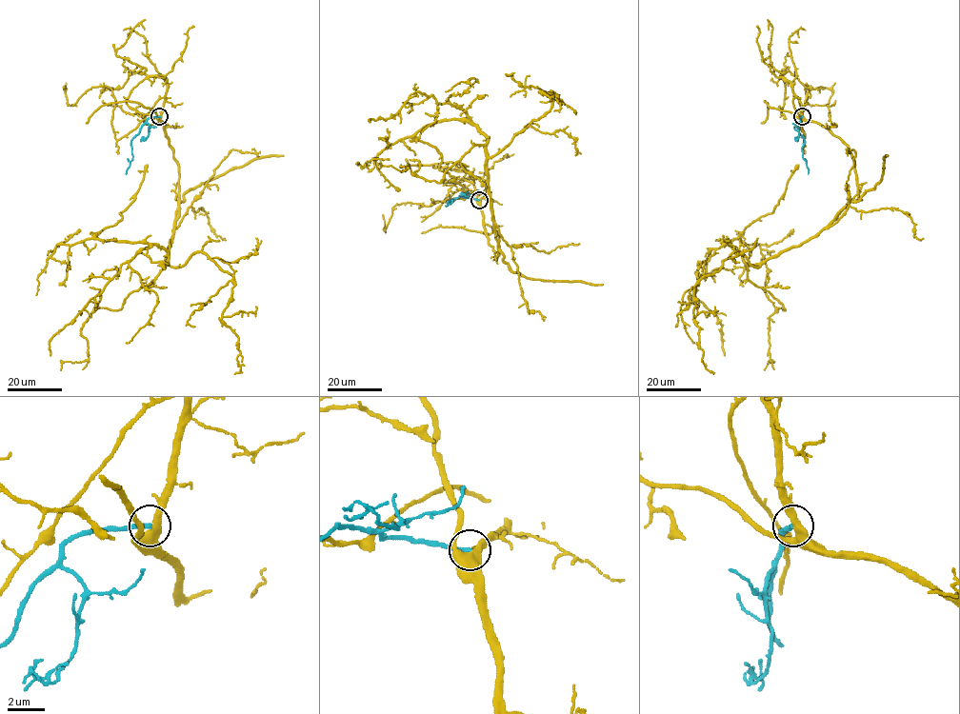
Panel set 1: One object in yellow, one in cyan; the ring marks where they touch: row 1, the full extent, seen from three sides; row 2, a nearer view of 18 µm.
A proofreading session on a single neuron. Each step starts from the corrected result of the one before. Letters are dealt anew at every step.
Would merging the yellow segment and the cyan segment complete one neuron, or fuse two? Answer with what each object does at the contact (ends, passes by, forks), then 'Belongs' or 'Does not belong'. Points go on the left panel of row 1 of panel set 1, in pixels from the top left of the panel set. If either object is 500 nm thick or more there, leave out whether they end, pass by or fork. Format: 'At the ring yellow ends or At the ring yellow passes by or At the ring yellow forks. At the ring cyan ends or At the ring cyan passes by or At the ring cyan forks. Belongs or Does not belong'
At the ring yellow passes by. At the ring cyan ends. Does not belong

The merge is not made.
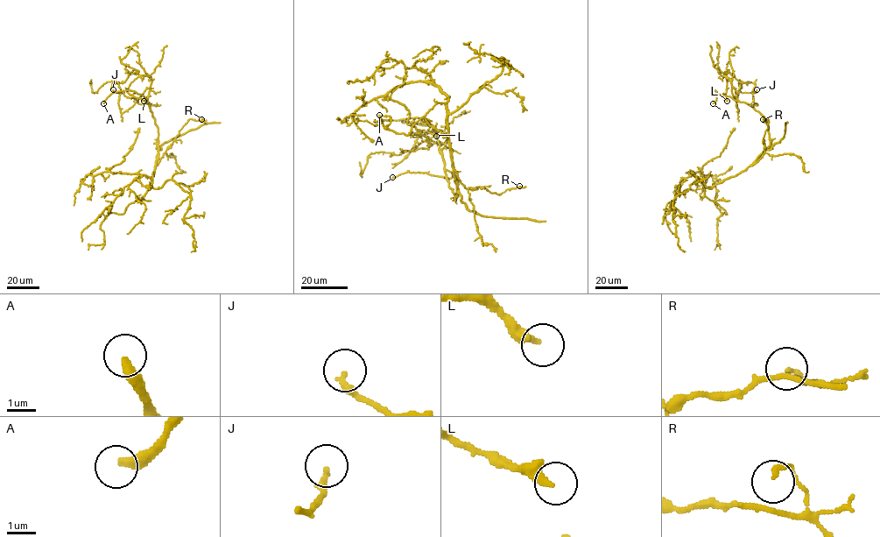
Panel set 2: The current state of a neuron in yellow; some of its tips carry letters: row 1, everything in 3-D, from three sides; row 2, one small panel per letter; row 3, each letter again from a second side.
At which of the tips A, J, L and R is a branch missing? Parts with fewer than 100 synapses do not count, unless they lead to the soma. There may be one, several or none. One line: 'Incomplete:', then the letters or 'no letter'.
Incomplete: A

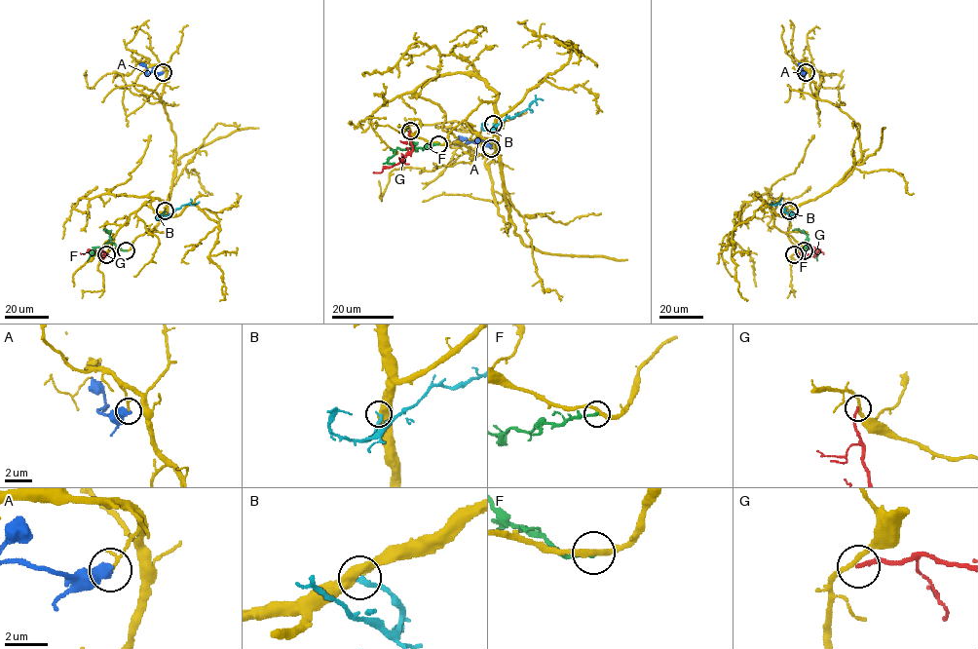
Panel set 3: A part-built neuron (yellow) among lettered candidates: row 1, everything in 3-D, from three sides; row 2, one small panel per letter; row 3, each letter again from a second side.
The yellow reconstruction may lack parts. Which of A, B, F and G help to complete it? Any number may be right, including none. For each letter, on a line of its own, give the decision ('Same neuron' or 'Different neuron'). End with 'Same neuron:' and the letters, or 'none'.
A: Different neuron
B: Different neuron
F: Different neuron
G: Different neuron
Same neuron: none

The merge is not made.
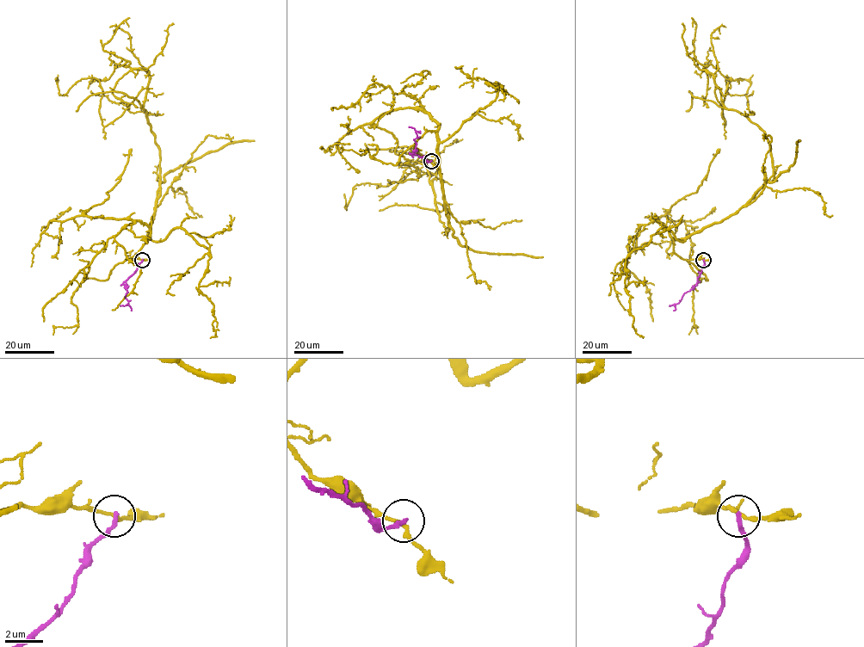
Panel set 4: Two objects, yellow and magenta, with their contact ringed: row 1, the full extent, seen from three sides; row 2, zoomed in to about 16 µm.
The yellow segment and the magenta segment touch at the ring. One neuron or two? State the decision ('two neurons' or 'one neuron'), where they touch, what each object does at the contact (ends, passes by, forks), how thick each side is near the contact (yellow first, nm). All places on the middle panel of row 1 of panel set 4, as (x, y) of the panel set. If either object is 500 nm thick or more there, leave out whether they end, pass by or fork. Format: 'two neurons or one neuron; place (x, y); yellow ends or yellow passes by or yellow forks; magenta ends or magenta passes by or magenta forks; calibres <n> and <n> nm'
two neurons; place (431, 161); yellow passes by; magenta ends; calibres 180 and 240 nm

